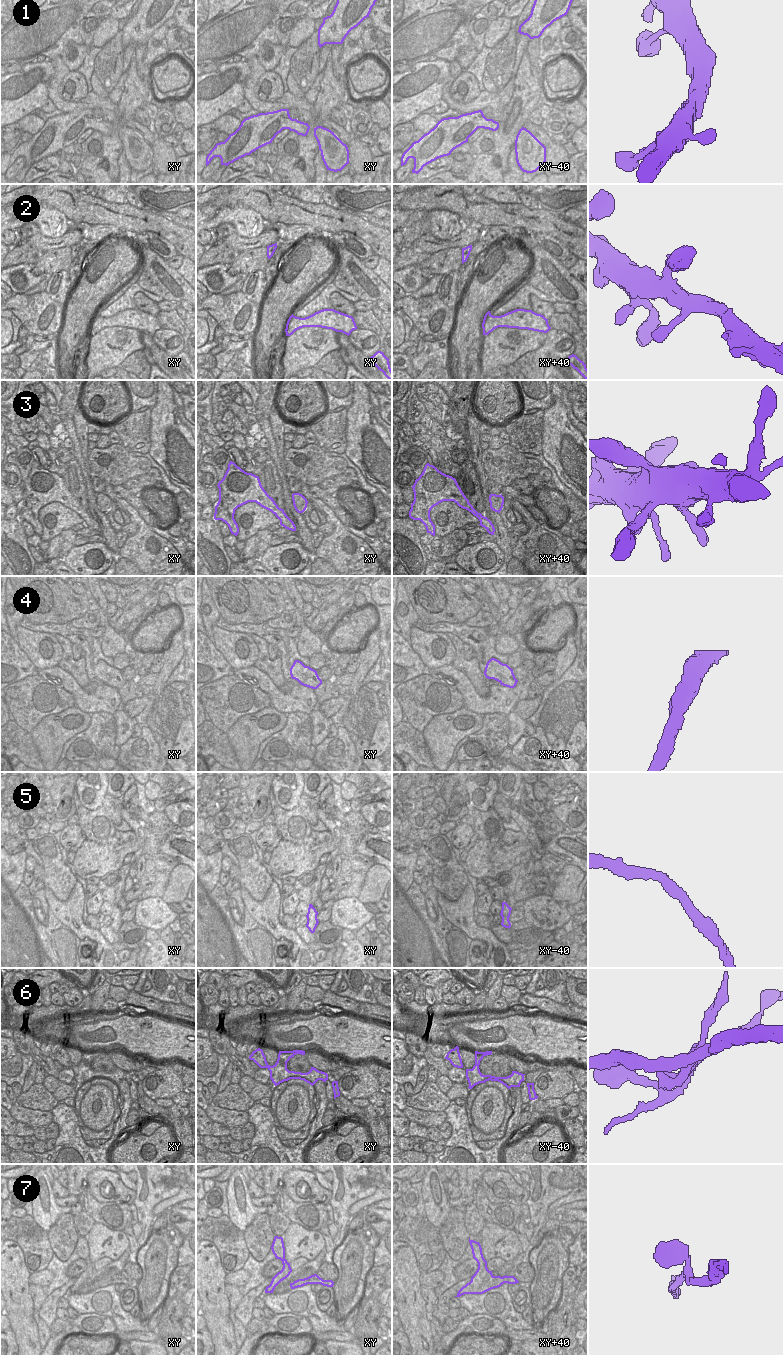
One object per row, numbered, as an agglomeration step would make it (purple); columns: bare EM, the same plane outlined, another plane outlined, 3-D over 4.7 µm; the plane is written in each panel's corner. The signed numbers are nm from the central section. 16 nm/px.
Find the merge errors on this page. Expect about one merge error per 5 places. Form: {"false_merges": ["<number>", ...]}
{"false_merges": []}

